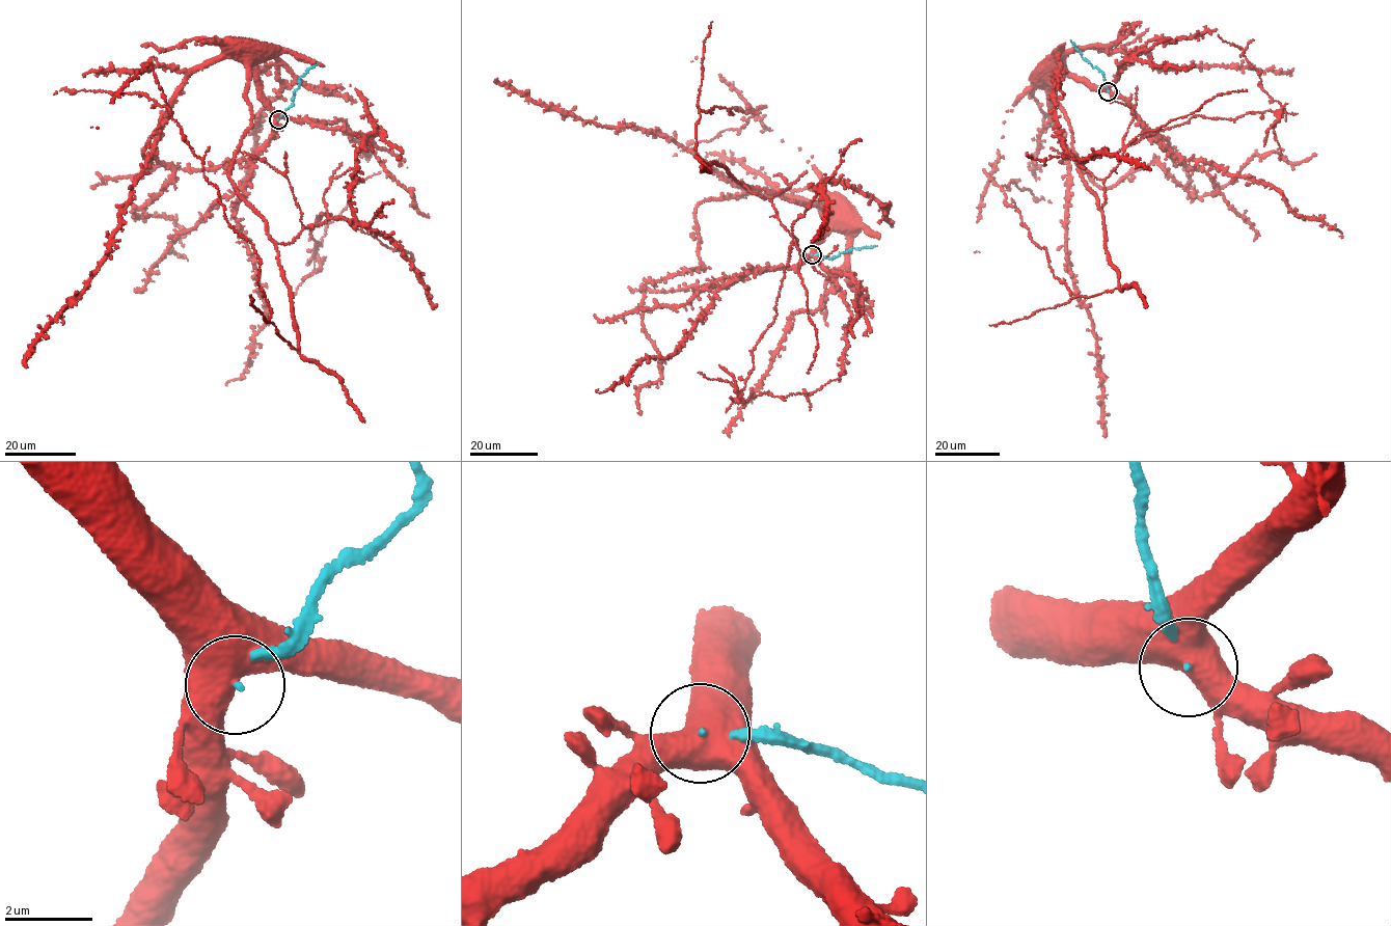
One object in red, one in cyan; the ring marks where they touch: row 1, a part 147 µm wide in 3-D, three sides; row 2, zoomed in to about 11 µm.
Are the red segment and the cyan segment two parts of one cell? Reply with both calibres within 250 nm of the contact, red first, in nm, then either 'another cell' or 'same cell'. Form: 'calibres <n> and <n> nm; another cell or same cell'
calibres 800 and 80 nm; another cell

